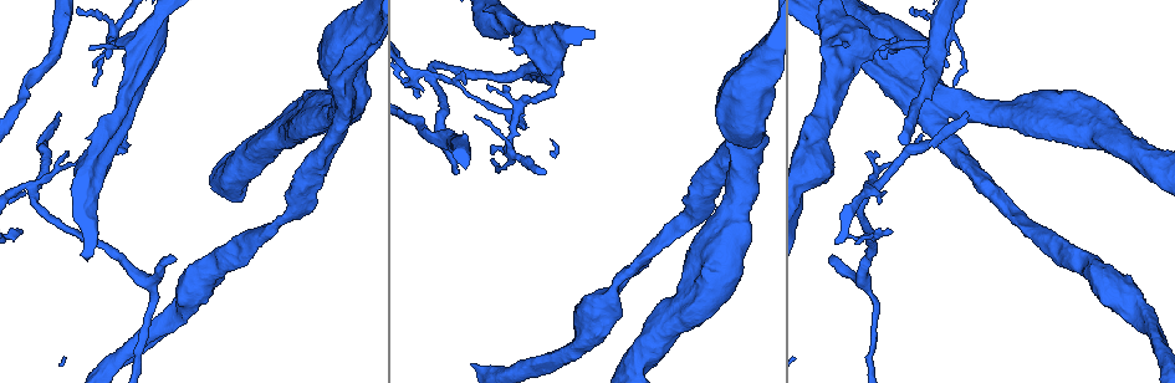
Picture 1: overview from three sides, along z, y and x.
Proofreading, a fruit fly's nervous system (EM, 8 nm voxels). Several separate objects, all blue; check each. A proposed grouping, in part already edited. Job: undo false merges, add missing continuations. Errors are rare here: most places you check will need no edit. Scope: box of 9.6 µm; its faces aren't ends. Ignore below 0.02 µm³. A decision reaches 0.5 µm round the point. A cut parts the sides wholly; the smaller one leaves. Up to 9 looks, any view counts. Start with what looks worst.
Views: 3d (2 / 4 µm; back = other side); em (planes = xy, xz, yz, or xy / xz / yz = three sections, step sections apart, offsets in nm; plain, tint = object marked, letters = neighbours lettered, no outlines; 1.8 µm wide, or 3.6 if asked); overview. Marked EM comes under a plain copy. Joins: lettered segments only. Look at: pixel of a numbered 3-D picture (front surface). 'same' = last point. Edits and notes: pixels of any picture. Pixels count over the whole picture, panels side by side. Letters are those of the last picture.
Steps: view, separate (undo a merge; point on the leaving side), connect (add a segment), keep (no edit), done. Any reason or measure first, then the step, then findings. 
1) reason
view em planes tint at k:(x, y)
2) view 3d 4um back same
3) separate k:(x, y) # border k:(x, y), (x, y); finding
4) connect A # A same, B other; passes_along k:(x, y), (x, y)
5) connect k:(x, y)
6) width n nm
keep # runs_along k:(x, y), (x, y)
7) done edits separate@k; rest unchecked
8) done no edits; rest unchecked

view em xy step 4 tint at 1:(431, 73)

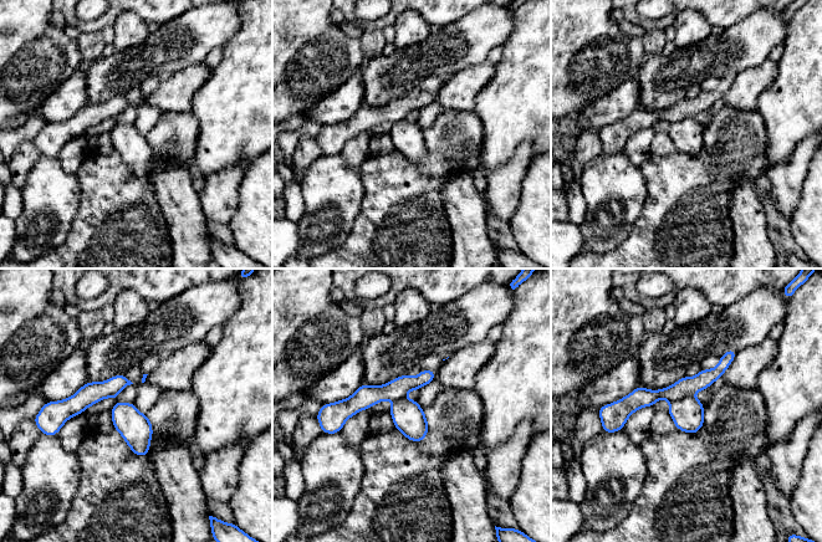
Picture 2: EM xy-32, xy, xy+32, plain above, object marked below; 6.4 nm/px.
view em yz step 8 letters same

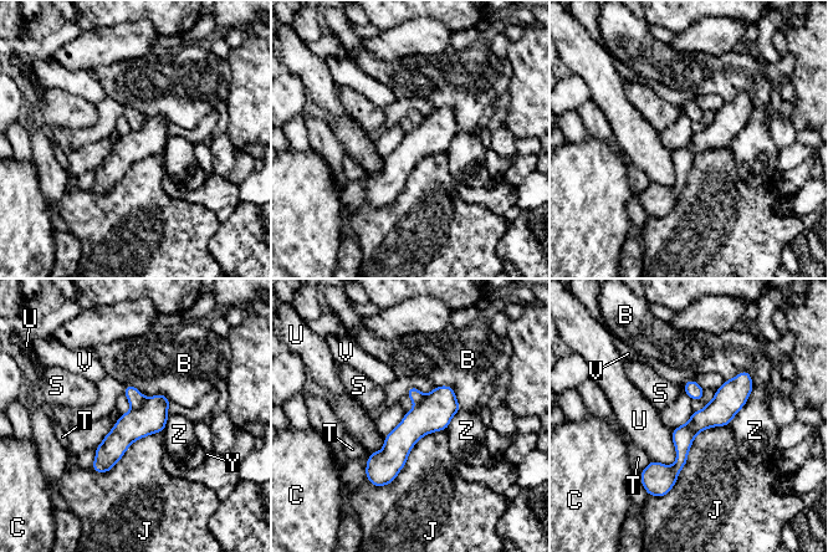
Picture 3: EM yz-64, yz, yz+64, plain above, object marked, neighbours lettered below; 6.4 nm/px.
separate 3:(152, 417) # B other, C other, J other, S other, T other, U other, V other, Y other, Z other; part_leaving 3:(745, 374), (683, 439), (681, 460), (652, 481); a second cell is stuck on

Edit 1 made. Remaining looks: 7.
see it whole again
view overview

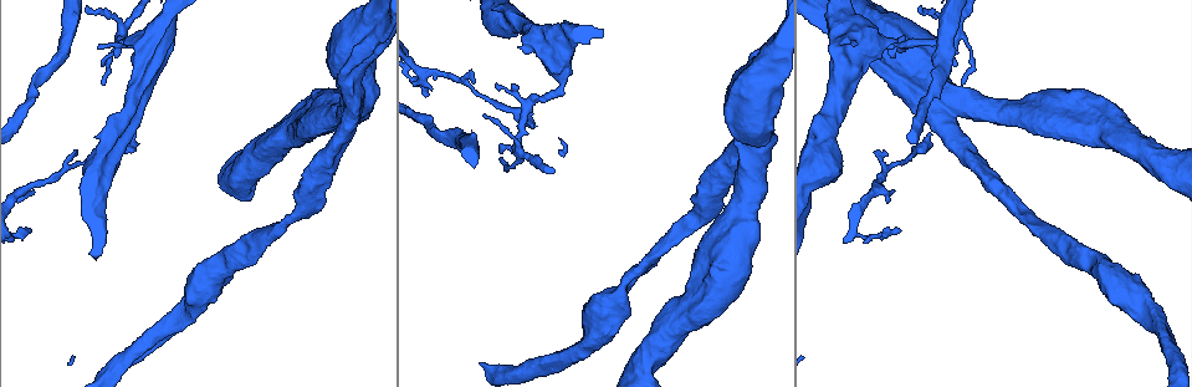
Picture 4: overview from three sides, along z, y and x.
view 3d 4um at 4:(120, 43)

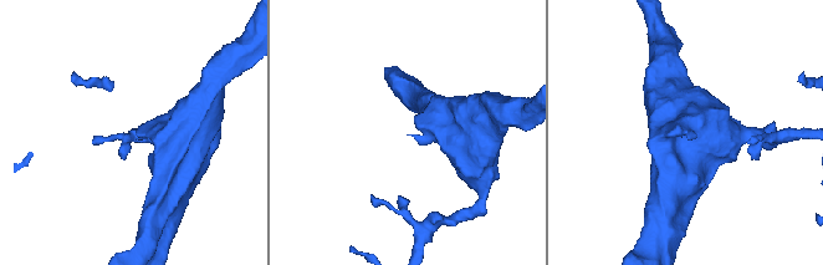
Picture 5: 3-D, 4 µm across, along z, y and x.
need the tissue
view em planes letters at 5:(131, 132)

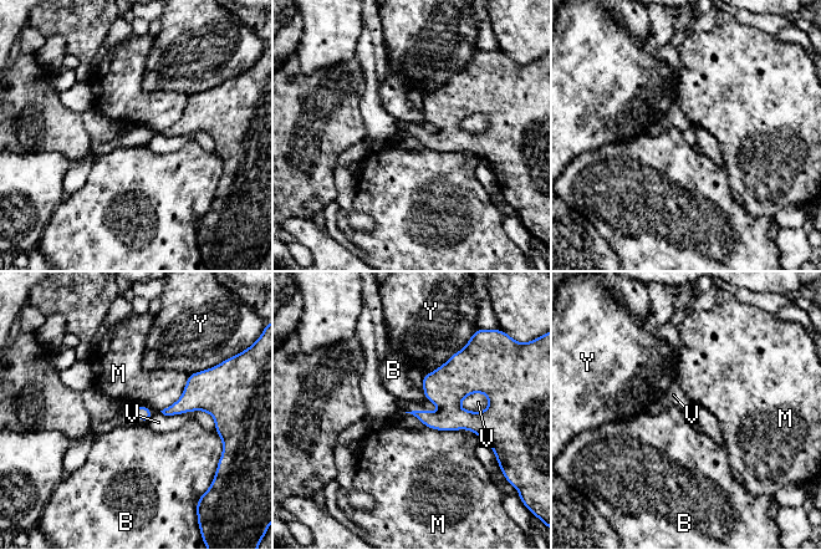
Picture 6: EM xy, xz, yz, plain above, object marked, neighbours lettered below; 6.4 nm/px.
keep # B other, M other, V other, Y other; border 6:(489, 400), (482, 411), (459, 407); no lettered segment goes on from it

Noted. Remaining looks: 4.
done edits separate@3; rest unchecked

